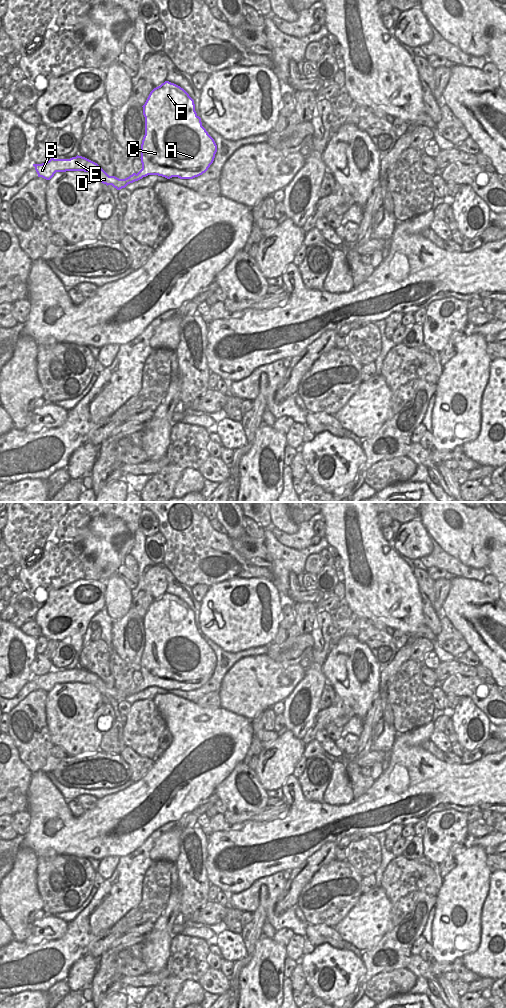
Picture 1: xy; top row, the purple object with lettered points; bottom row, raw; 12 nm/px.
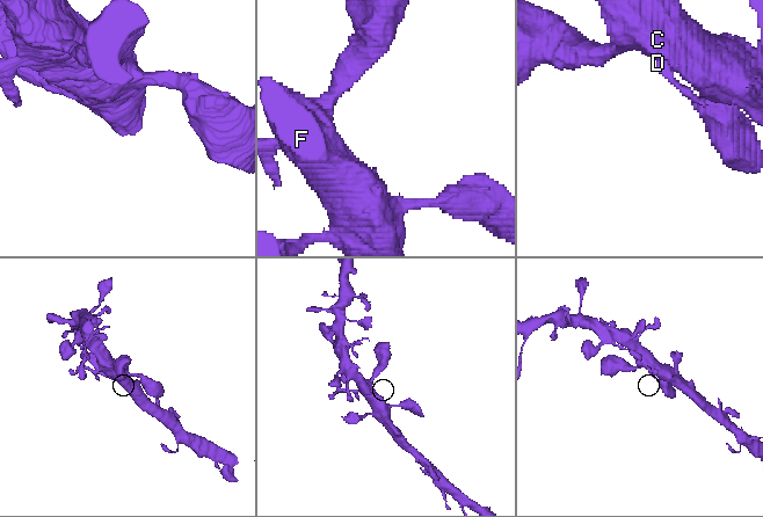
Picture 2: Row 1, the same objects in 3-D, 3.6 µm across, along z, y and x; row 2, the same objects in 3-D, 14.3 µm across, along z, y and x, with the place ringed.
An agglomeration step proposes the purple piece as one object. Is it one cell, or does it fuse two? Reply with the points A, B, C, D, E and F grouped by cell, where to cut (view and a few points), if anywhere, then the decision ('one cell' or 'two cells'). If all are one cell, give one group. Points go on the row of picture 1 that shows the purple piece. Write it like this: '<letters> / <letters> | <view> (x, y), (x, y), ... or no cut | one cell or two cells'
A C F / B D E | xy (137, 173), (143, 176) | two cells

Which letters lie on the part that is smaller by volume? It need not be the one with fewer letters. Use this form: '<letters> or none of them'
B, D, E

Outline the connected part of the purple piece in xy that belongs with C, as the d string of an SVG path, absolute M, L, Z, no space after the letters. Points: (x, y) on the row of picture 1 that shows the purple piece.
M165 81L150 92L142 107L145 135L141 144L142 169L137 174L193 179L205 173L214 161L217 145L202 126L189 94L180 86Z

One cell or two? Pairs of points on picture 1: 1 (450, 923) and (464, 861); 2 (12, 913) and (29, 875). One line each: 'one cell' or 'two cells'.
1: one cell
2: one cell

